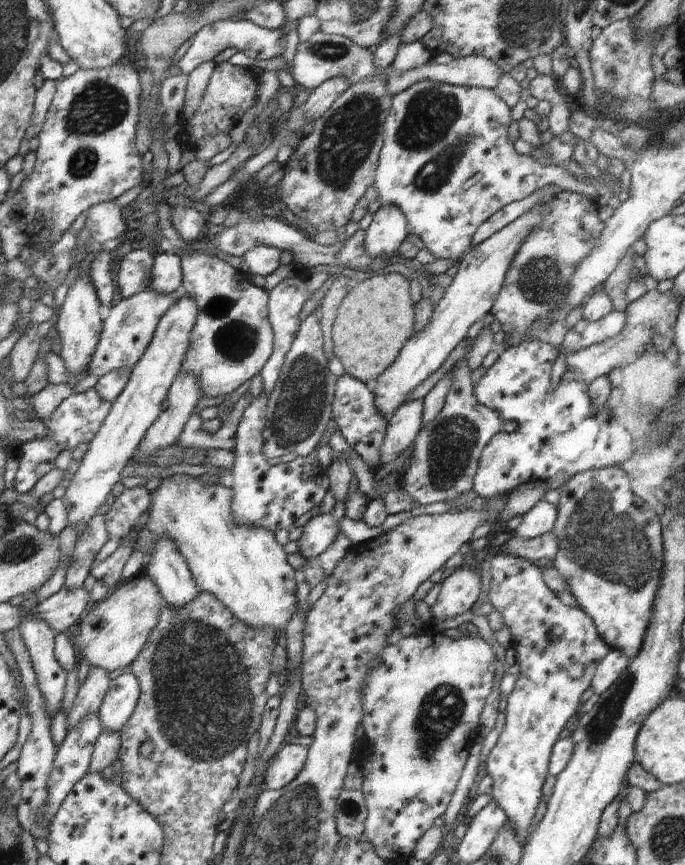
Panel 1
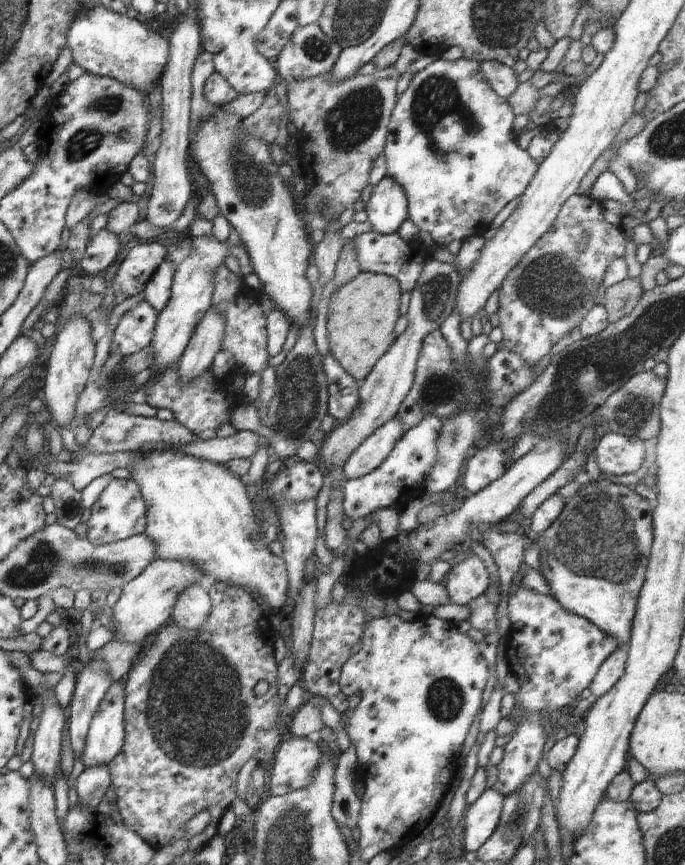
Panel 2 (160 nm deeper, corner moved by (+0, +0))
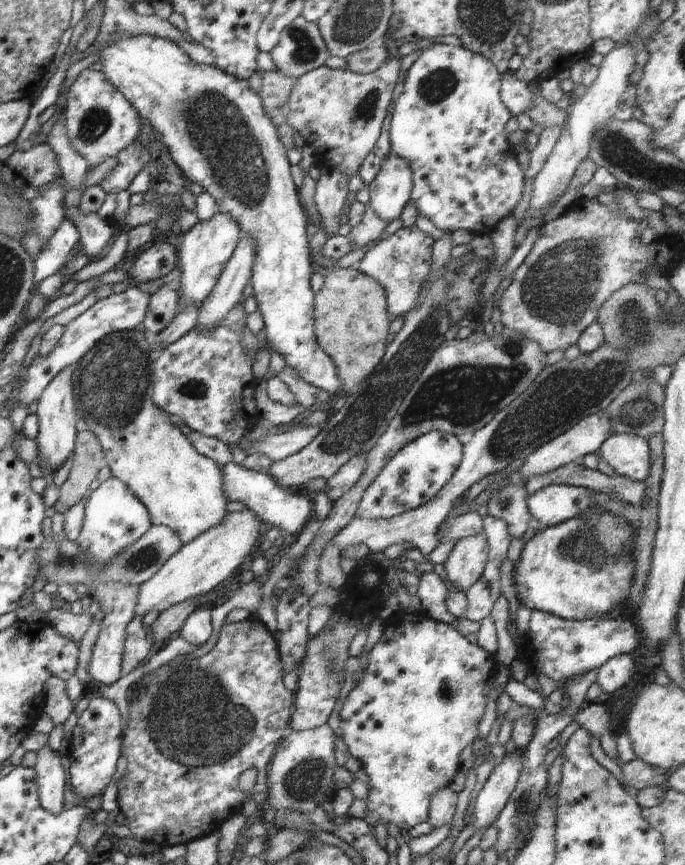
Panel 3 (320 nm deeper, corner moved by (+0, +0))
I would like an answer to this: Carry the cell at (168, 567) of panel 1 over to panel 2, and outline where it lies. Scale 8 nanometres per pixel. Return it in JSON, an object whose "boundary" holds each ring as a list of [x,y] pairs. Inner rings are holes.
{"boundary":[[[196,583],[178,597],[171,620],[181,629],[197,631],[206,622],[211,604],[207,584]]]}

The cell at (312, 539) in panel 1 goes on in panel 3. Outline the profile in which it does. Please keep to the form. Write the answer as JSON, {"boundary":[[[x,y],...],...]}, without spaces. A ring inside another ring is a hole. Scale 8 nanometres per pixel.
{"boundary":[[[234,462],[224,465],[221,471],[223,490],[228,502],[242,502],[244,506],[257,514],[266,528],[270,526],[280,528],[282,535],[289,537],[291,534],[298,534],[306,521],[312,518],[312,514],[314,514],[313,500],[301,496],[300,489],[282,488],[268,475],[238,466]]]}

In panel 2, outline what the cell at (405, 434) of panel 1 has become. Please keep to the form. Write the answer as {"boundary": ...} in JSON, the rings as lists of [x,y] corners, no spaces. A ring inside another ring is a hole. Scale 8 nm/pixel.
{"boundary":[[[397,418],[381,426],[372,436],[360,443],[347,458],[343,482],[366,476],[376,470],[393,451],[403,434],[402,423]]]}

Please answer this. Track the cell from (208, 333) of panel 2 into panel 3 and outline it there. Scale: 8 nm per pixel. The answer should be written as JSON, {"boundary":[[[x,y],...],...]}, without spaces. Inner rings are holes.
{"boundary":[[[242,231],[216,286],[199,304],[196,327],[212,330],[240,302],[244,286],[251,280],[255,254],[255,238]]]}

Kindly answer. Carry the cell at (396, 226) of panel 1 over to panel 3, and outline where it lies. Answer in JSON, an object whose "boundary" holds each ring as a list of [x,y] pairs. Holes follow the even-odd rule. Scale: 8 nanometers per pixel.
{"boundary":[[[390,151],[370,182],[369,205],[385,223],[400,218],[404,205],[411,200],[413,174],[408,162]]]}

